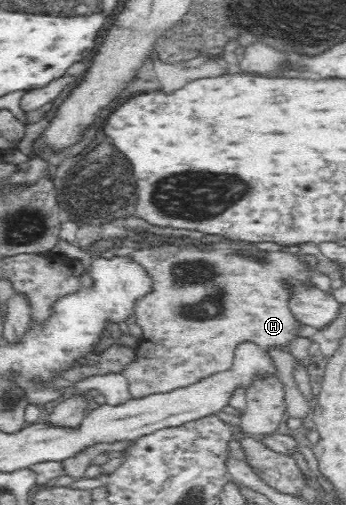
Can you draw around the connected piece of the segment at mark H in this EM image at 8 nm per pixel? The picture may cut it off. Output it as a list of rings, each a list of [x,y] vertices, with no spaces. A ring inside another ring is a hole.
[[[209,236],[196,243],[171,242],[144,248],[126,249],[141,266],[151,272],[155,280],[155,272],[159,276],[159,286],[153,288],[147,300],[135,304],[135,322],[143,328],[143,350],[136,350],[136,357],[123,370],[132,398],[139,398],[155,393],[171,392],[175,388],[183,388],[205,376],[229,368],[234,358],[233,350],[241,342],[257,344],[259,349],[269,352],[271,349],[287,351],[291,340],[298,338],[300,322],[290,310],[290,302],[294,298],[293,282],[305,286],[313,286],[310,276],[319,272],[317,260],[300,254],[298,247],[259,248],[259,244],[251,244],[249,240],[225,240],[225,237]],[[223,292],[225,308],[219,312],[215,306],[215,298]]]

